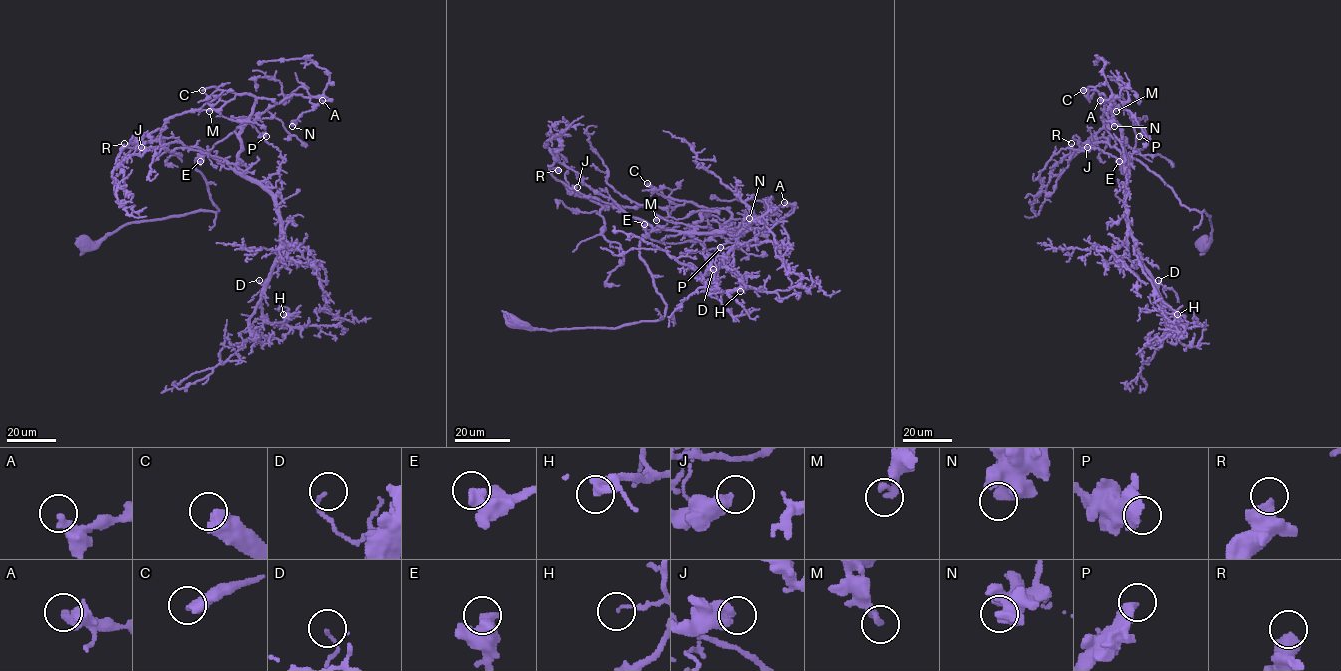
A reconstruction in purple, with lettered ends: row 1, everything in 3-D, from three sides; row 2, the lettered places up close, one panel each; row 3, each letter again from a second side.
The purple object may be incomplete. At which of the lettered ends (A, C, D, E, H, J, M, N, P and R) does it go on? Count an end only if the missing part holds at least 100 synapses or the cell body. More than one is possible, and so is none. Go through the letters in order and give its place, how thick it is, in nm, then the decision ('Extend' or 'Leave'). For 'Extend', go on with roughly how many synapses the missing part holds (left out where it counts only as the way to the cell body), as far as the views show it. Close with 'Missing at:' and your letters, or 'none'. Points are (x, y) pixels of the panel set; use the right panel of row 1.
A: Place: (1100, 100). Thickness 340 nm. Leave
C: Place: (1083, 90). Thickness 550 nm. Extend. Roughly 450 synapses
D: Place: (1158, 280). Thickness 110 nm. Leave
E: Place: (1119, 161). Thickness 600 nm. Leave
H: Place: (1177, 314). Thickness 110 nm. Leave
J: Place: (1087, 147). Thickness 550 nm. Leave
M: Place: (1116, 111). Thickness 280 nm. Leave
N: Place: (1114, 126). Thickness 500 nm. Leave
P: Place: (1139, 136). Thickness 600 nm. Leave
R: Place: (1071, 143). Thickness 500 nm. Leave
Missing at: C

